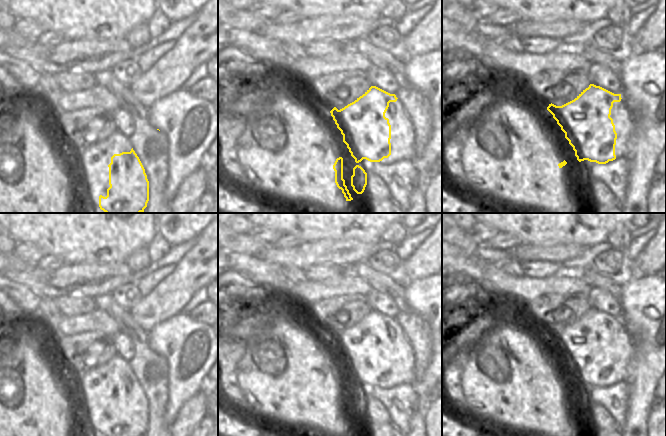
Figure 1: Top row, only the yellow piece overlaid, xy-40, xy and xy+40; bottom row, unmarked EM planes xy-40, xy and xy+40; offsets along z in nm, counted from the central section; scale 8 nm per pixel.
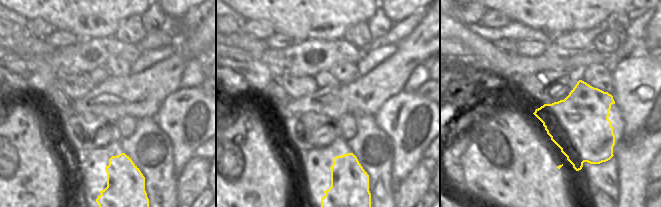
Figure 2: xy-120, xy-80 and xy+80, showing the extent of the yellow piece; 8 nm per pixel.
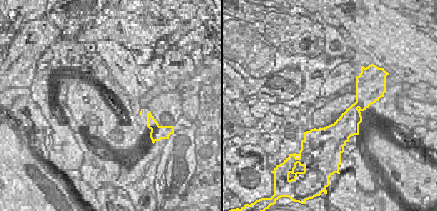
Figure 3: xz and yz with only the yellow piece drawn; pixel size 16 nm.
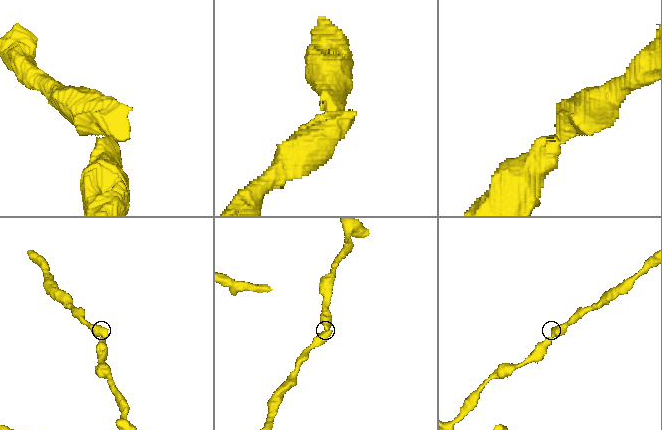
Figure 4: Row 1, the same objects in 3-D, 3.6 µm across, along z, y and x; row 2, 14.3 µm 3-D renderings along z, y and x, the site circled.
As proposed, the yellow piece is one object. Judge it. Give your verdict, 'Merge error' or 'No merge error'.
No merge error

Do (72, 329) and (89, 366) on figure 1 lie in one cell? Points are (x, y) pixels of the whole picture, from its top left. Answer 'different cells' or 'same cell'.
different cells

